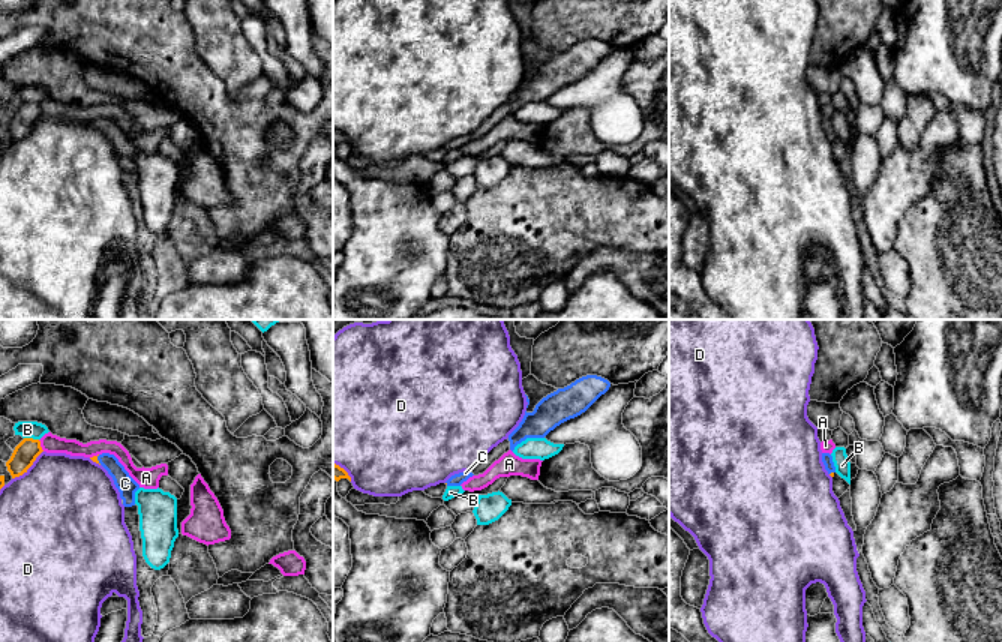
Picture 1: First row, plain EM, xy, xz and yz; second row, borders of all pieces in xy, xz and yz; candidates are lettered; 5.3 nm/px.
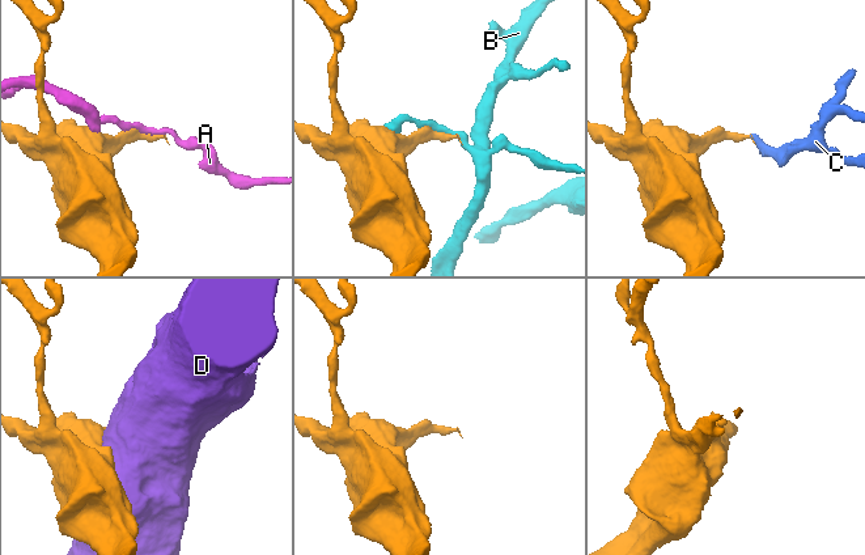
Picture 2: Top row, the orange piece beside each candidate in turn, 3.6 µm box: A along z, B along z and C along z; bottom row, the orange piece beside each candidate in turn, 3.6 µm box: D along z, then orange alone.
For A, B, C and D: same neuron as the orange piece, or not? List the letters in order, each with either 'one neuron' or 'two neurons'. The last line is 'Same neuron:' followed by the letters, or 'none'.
A: two neurons
B: two neurons
C: one neuron
D: two neurons
Same neuron: C

